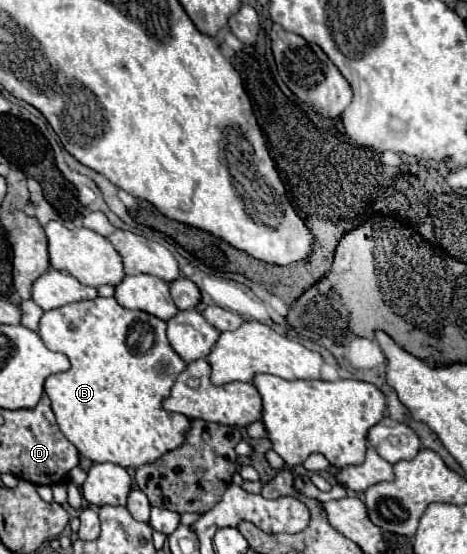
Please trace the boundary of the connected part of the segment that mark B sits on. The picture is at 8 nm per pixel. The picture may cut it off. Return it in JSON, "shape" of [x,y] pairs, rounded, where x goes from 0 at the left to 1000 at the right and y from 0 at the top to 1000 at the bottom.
{"shape":[[[210,536],[99,561],[86,576],[81,605],[107,634],[128,634],[150,648],[141,673],[116,673],[99,684],[94,709],[107,717],[128,778],[167,818],[201,836],[236,832],[257,843],[300,843],[394,800],[407,756],[347,735],[347,720],[364,713],[377,681],[398,666],[398,655],[360,619],[355,579],[308,561],[266,558],[240,536]]]}

